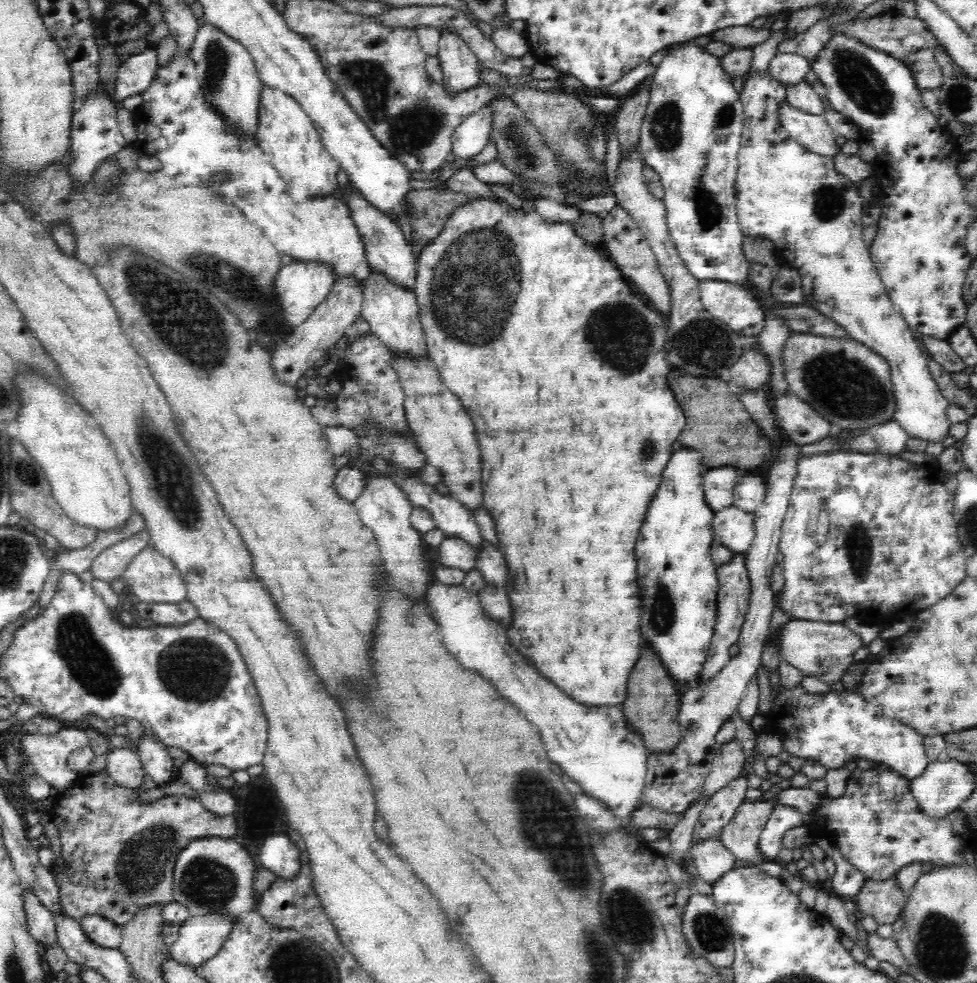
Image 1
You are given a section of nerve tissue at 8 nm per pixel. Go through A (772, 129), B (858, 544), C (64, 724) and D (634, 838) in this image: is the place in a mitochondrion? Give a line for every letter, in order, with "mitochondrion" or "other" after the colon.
A: other
B: mitochondrion
C: other
D: other

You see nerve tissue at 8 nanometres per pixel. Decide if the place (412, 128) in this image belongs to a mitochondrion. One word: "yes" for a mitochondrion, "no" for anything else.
yes

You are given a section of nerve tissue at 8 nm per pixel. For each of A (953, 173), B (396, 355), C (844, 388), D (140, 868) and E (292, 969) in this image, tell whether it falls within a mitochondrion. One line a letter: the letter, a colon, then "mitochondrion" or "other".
A: other
B: other
C: mitochondrion
D: mitochondrion
E: mitochondrion

